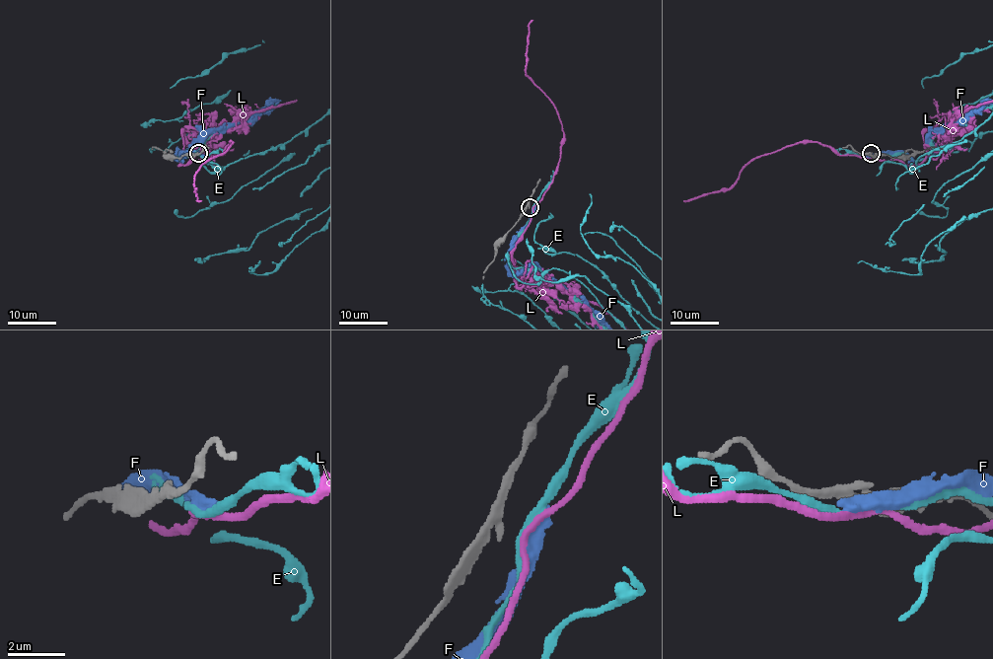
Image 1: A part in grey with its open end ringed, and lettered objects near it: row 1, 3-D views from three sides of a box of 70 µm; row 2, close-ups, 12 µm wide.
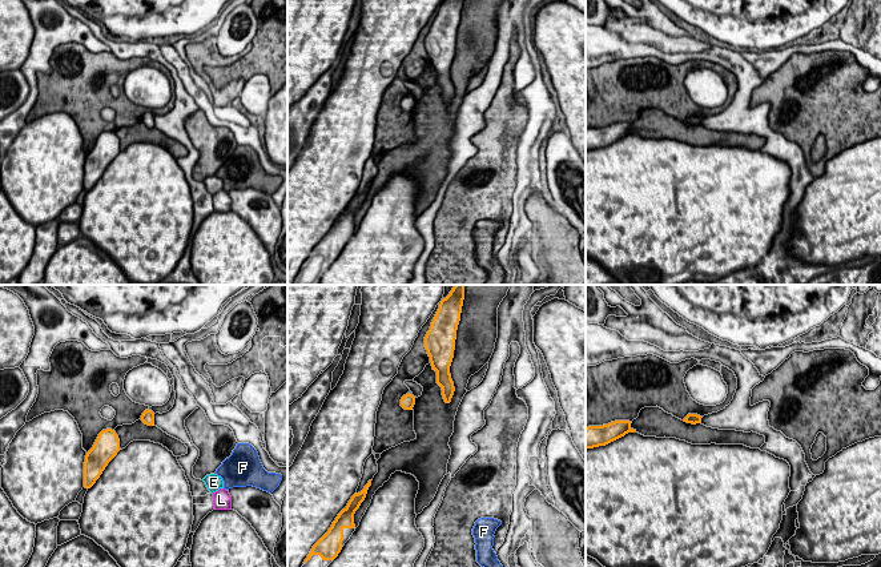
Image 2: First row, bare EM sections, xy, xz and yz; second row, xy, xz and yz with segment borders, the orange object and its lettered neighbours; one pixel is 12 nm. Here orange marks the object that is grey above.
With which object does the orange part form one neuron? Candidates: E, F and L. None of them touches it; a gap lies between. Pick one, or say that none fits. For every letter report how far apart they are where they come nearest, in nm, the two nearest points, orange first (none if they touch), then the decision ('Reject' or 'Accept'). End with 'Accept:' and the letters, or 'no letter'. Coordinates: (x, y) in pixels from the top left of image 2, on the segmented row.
E: Distance 900 nm. Across: xy (153, 425), (205, 477). Accept
F: Distance 950 nm. Across: xy (153, 425), (217, 469). Reject
L: Distance 1100 nm. Across: xy (153, 425), (213, 493). Reject
Accept: E

